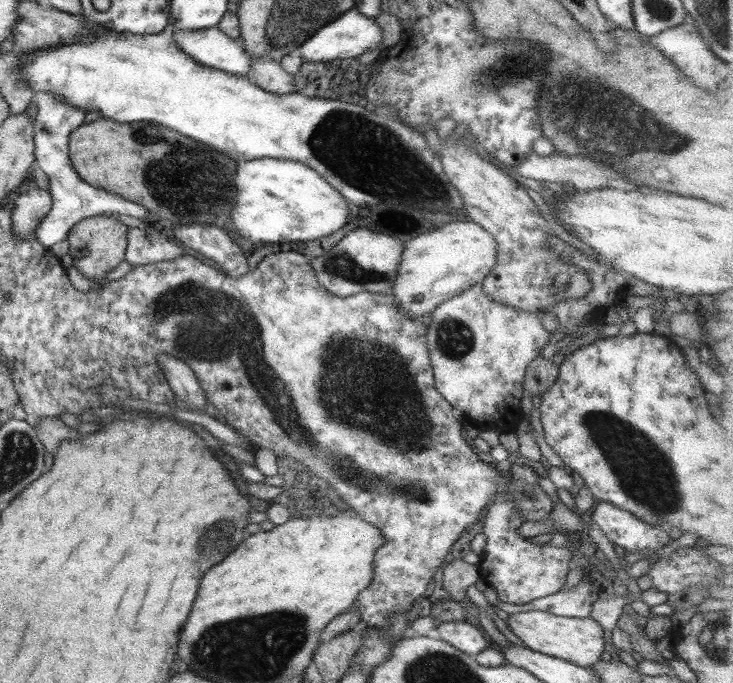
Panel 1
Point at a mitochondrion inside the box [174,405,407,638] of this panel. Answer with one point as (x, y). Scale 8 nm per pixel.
(225, 532)

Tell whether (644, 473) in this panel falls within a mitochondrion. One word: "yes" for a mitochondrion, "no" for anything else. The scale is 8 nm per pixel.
yes

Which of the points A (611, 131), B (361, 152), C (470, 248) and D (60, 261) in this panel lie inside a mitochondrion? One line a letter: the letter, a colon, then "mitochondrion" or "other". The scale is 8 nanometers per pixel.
A: mitochondrion
B: mitochondrion
C: other
D: other

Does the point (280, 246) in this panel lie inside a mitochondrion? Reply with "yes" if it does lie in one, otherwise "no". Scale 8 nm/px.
no

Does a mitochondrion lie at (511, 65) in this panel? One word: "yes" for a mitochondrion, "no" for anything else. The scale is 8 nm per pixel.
yes

